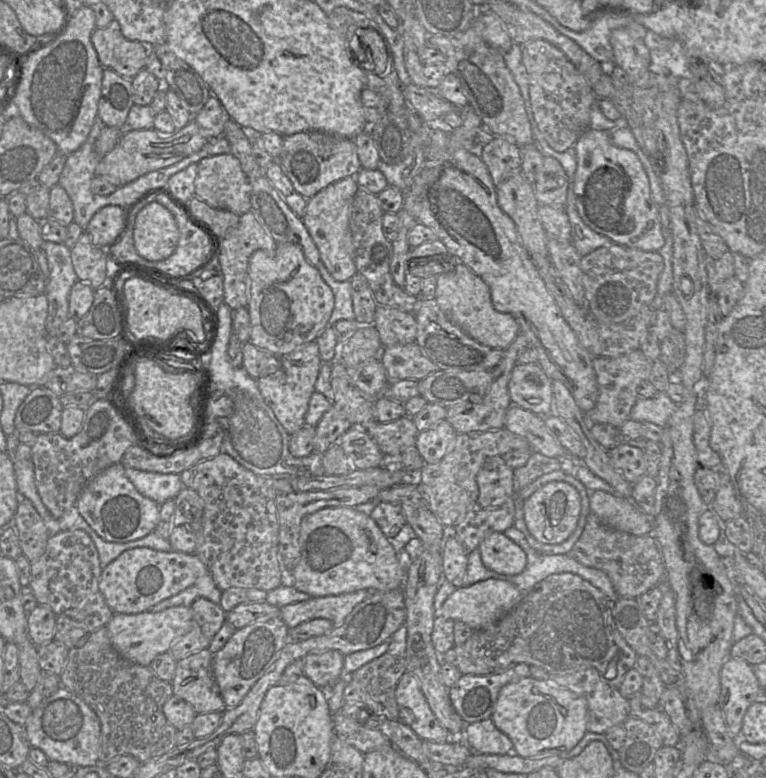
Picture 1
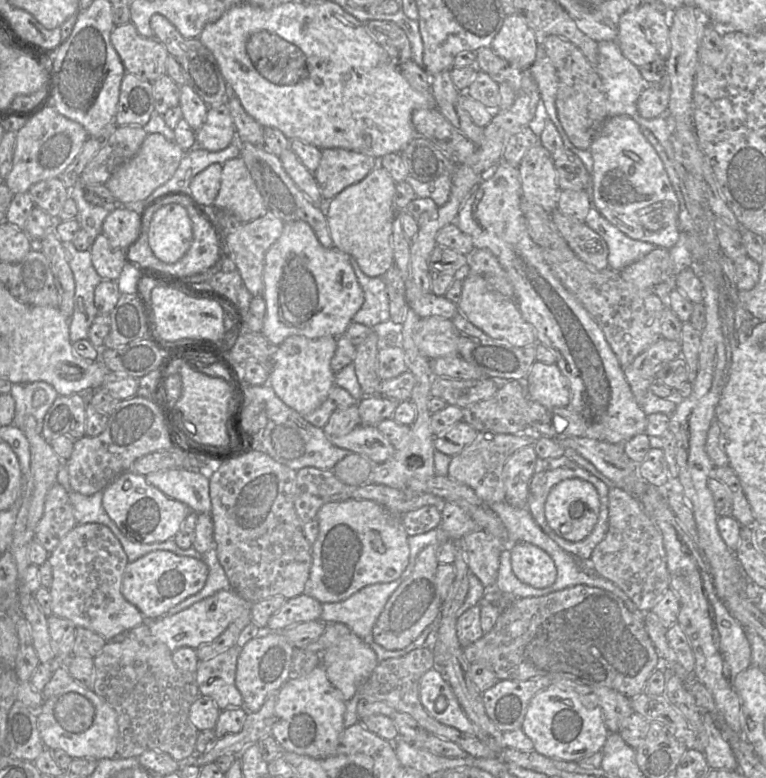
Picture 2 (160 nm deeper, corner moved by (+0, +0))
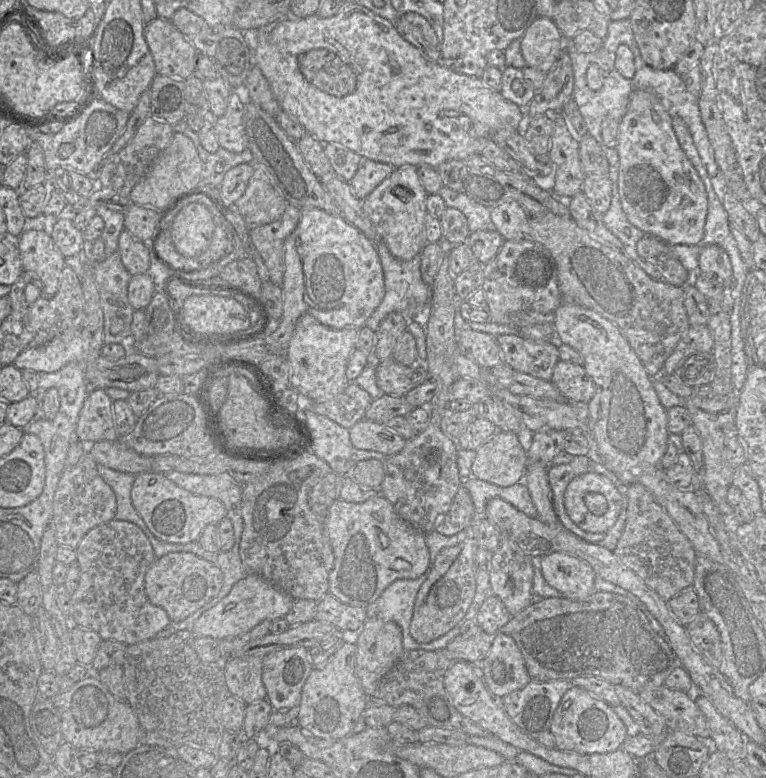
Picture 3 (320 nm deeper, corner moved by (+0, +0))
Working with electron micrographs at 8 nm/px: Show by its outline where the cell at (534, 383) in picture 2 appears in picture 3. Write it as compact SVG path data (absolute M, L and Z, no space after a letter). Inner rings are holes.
M559 360L550 380L571 402L587 402L596 390L593 379L580 363Z

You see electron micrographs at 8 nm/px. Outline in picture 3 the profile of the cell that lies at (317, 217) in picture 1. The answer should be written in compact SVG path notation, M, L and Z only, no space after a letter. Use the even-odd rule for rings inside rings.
M404 165L394 169L368 196L362 199L363 211L370 220L390 254L403 261L418 255L428 243L424 234L424 222L428 213L428 193L421 184L416 166Z

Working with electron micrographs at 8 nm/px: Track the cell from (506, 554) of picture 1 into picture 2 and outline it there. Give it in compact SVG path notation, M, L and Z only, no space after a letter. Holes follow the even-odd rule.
M528 542L510 543L508 549L511 555L511 566L515 576L521 581L537 588L551 586L557 576L557 569L551 556L541 548Z

